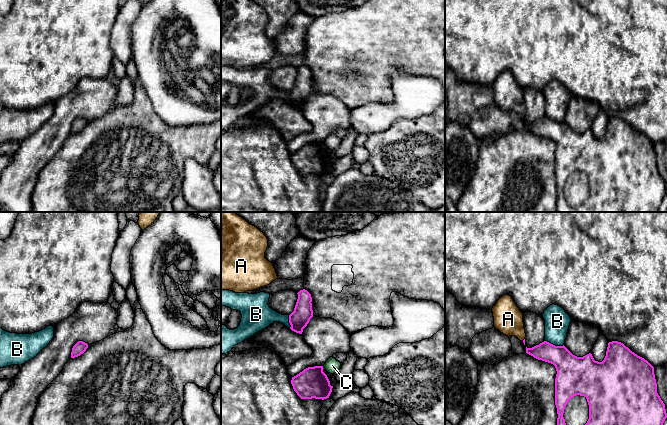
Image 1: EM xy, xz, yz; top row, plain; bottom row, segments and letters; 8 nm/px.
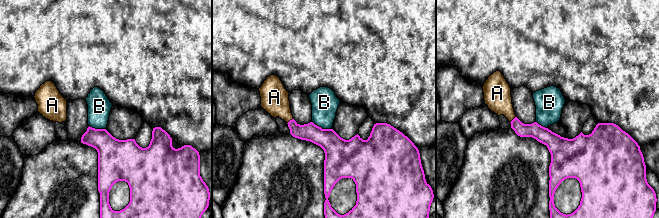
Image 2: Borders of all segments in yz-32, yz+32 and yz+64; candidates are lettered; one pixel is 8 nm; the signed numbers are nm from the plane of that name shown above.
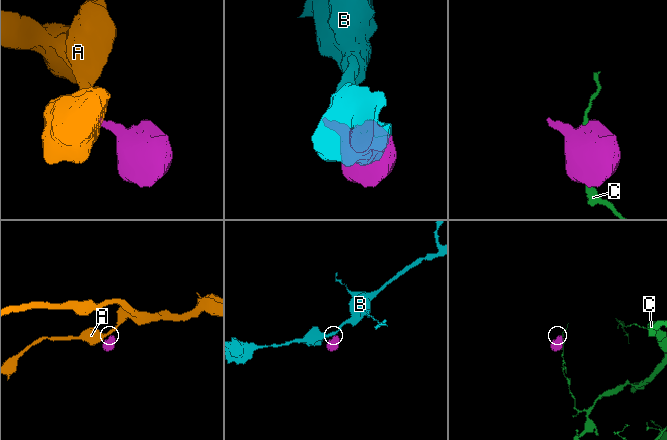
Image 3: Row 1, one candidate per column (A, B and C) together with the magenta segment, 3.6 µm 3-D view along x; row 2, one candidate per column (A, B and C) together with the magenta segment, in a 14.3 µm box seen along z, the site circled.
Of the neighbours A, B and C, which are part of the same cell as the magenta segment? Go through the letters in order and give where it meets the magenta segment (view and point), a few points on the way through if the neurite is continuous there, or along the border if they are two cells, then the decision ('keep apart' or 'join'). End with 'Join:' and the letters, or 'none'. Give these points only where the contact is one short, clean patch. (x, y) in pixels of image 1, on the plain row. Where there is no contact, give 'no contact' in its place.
A: no contact; join
B: contact yz (554, 121); border yz (545, 116), (555, 121), (563, 121); keep apart
C: contact xz (322, 143); keep apart
Join: A

